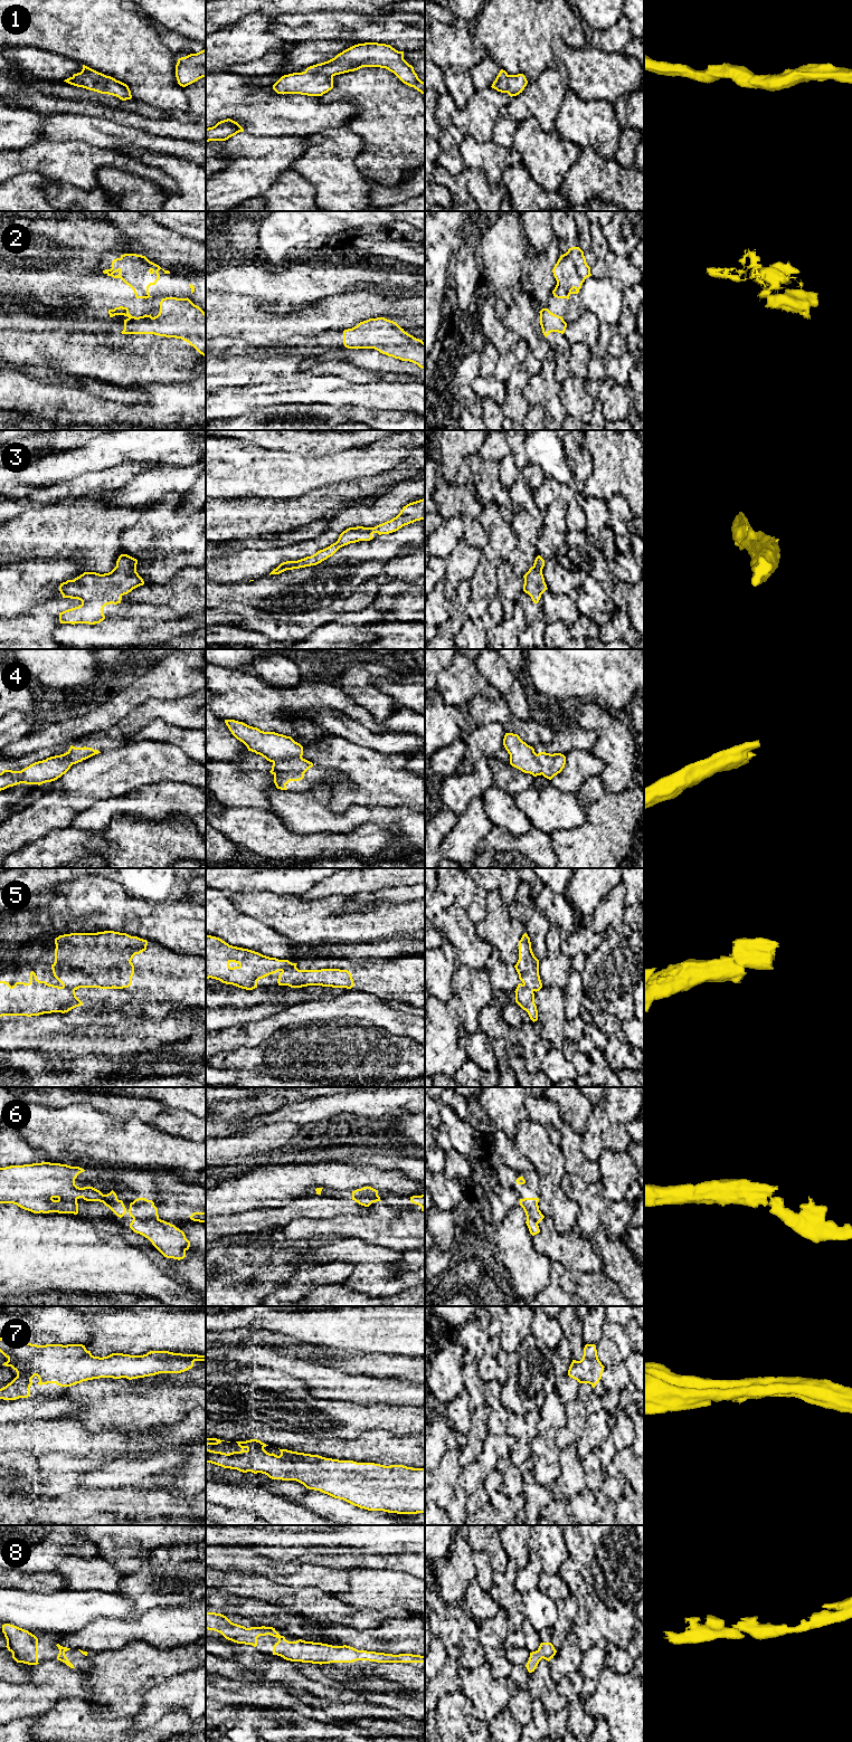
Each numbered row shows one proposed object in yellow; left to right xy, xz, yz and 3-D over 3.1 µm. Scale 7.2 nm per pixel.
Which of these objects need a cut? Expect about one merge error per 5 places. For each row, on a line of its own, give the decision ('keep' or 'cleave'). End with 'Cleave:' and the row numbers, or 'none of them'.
1: keep
2: cleave
3: keep
4: keep
5: keep
6: keep
7: keep
8: keep
Cleave: 2

